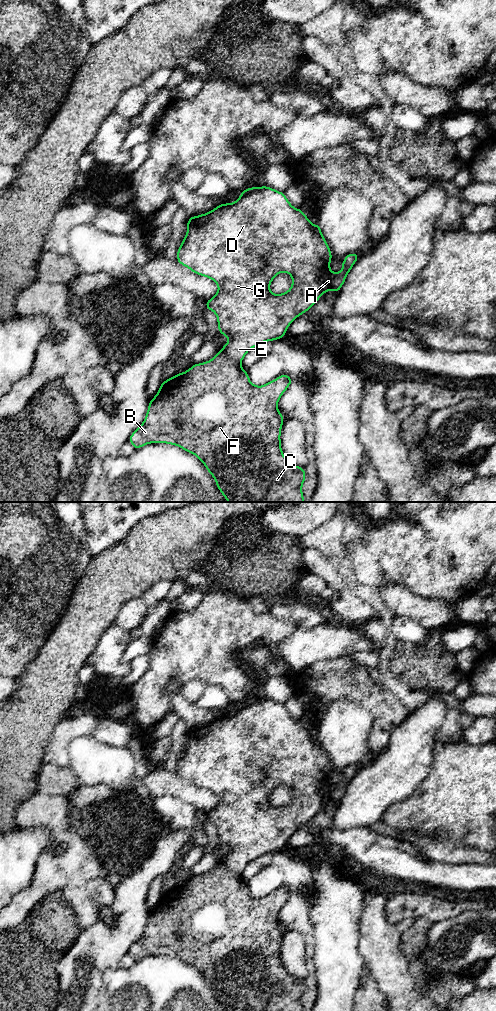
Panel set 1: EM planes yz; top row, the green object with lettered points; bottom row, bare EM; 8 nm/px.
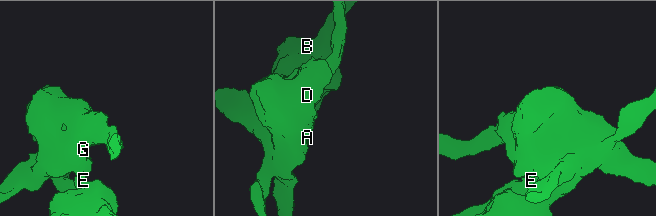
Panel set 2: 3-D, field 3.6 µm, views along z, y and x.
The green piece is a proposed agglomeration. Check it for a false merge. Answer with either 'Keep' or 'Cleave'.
Cleave

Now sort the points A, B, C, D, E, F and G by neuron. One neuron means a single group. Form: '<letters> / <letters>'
A D E G / B C F

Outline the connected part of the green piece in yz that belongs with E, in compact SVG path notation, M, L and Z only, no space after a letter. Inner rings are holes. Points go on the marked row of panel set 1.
M265 185L247 188L235 202L223 203L208 213L190 217L186 236L177 251L178 263L197 275L212 279L218 285L218 292L205 302L206 308L216 314L218 331L228 338L222 350L238 364L257 345L282 339L289 325L307 312L327 291L340 291L358 260L358 254L348 254L342 262L342 270L337 273L330 269L331 259L332 253L319 223L314 226L301 209L290 204L283 192ZM281 272L292 277L291 288L283 294L273 294L270 283Z

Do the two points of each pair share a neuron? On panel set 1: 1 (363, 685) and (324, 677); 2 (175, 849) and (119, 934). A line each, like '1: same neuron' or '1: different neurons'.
1: same neuron
2: same neuron

